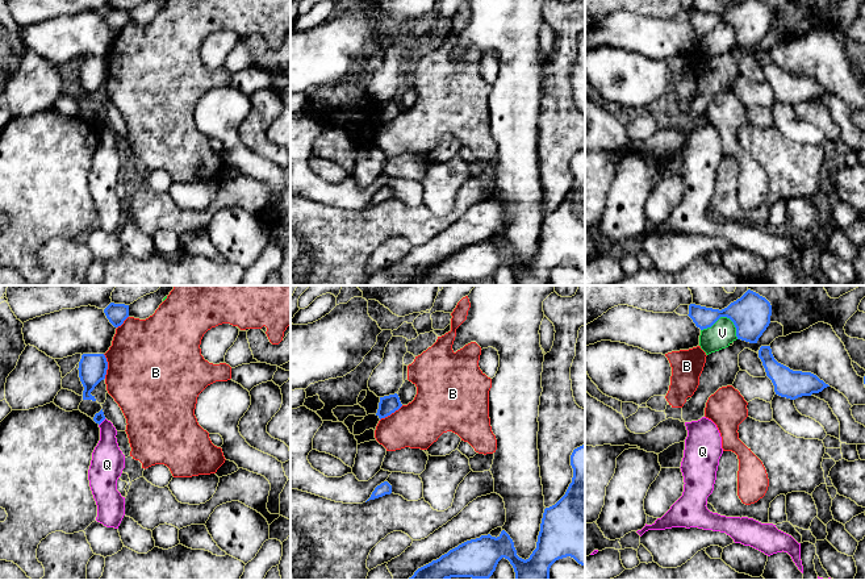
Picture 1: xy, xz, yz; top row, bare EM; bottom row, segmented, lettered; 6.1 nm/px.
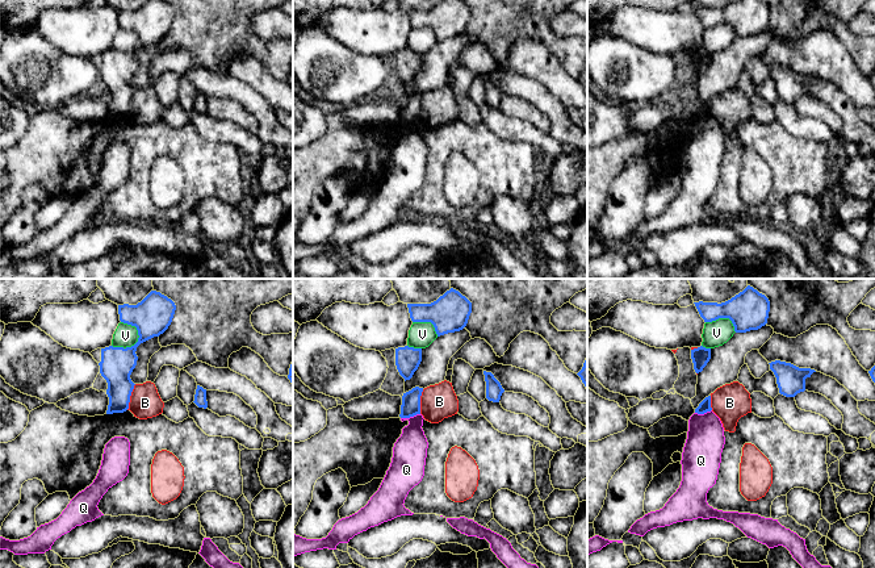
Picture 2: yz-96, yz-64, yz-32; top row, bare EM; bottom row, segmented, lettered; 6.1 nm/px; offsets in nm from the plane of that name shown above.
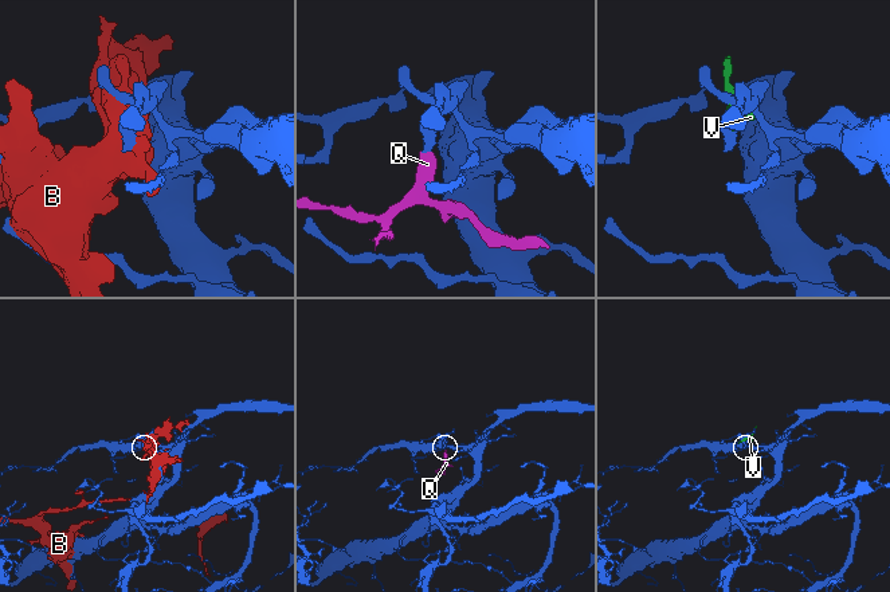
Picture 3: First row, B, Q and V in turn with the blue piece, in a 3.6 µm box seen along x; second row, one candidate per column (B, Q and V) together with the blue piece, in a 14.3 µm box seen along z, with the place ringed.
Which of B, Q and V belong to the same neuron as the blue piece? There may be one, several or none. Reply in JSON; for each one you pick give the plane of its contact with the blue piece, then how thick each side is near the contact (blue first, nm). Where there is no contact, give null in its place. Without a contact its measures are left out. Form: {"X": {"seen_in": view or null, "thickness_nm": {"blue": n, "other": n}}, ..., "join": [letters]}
{"join": []}

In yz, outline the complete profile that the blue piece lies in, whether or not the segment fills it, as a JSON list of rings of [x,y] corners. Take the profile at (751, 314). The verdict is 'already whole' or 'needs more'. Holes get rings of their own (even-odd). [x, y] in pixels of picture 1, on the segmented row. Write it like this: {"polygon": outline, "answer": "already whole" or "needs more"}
{"polygon": [[[748,289],[722,310],[690,304],[688,316],[701,330],[711,327],[720,317],[727,317],[736,327],[737,339],[757,343],[770,324],[772,305],[765,297]]], "answer": "already whole"}

